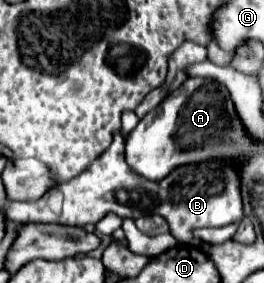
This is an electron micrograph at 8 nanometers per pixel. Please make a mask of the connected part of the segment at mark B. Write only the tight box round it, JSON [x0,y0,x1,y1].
[16,132,242,242]

